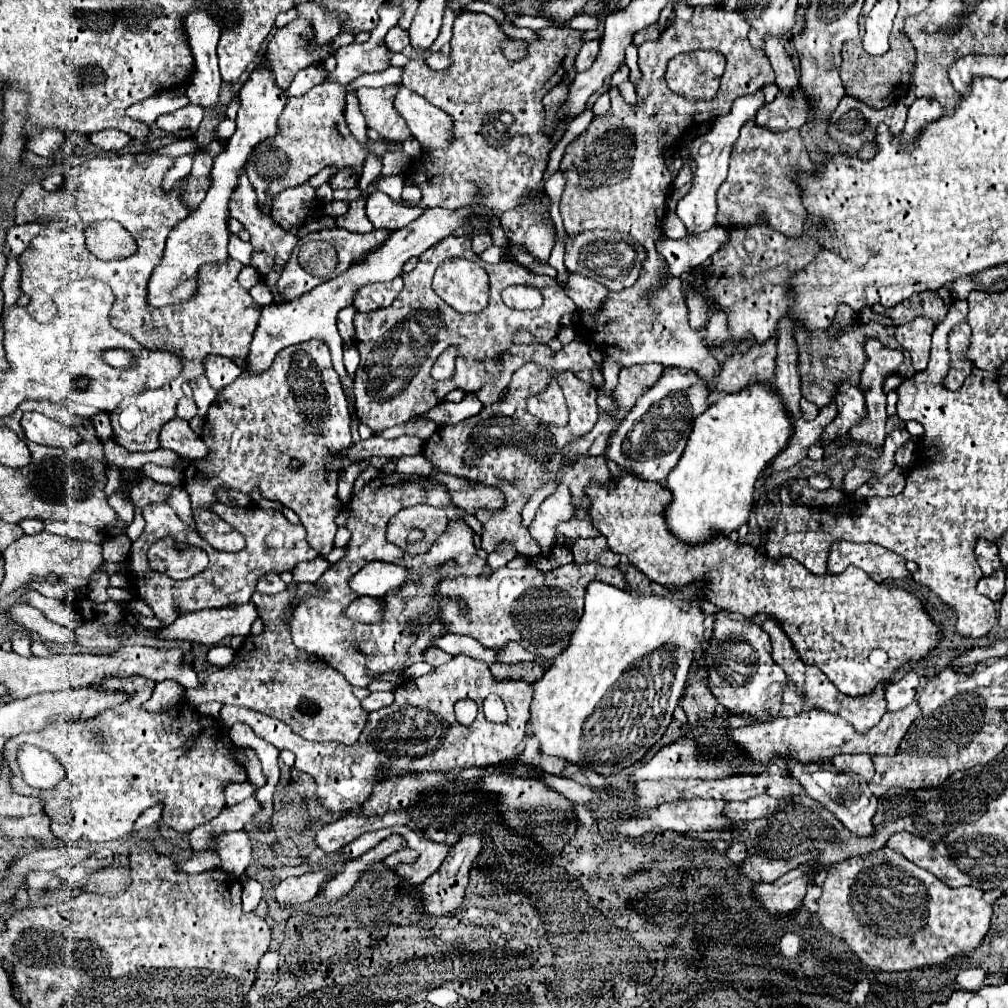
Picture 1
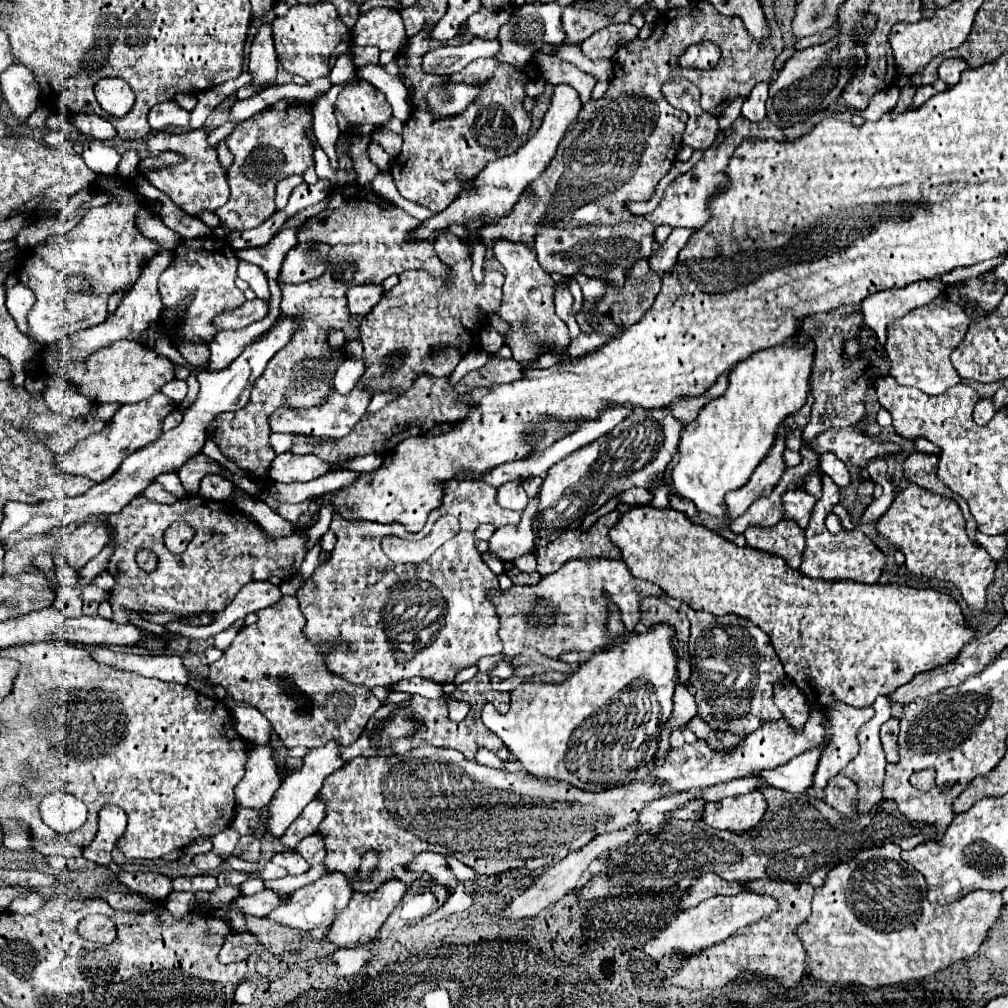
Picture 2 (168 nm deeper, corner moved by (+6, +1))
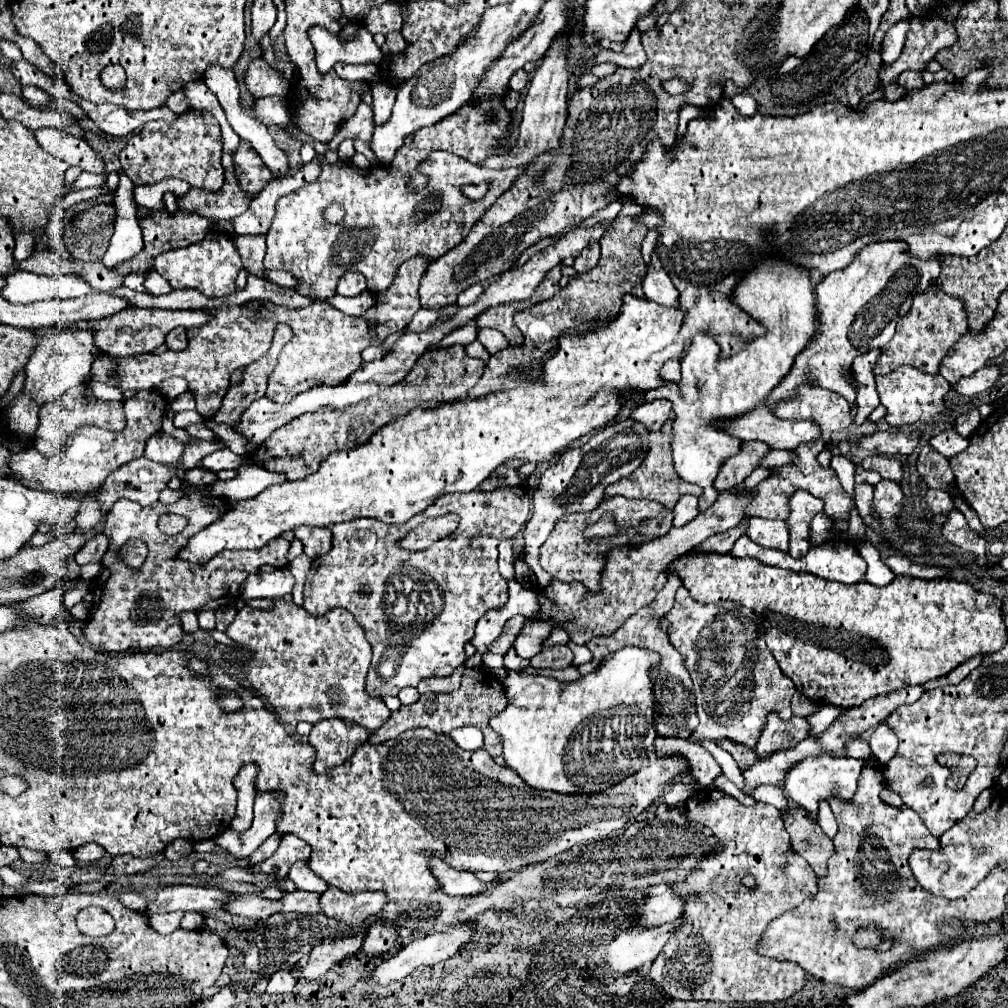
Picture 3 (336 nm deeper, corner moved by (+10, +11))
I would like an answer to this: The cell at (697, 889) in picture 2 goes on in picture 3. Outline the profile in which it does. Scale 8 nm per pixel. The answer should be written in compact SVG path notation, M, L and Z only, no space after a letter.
M666 886L662 894L650 896L648 902L644 904L640 914L640 926L662 924L666 920L678 918L684 912L686 902L688 902L688 896L676 896L672 892L672 886Z

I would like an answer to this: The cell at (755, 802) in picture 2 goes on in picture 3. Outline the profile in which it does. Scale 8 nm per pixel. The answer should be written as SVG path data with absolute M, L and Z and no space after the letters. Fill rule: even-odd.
M704 788L686 802L686 816L708 826L720 838L722 846L716 848L710 854L712 860L704 860L694 870L694 874L672 884L678 894L690 896L684 908L684 914L688 918L684 928L670 938L662 954L654 960L650 978L660 984L666 994L682 1000L714 1000L728 1002L730 1006L740 1006L746 1002L778 1002L790 998L804 984L804 968L800 968L800 964L776 962L772 958L754 958L758 956L756 944L760 942L760 936L764 934L764 928L768 928L770 920L796 908L804 898L816 894L816 874L800 856L792 854L790 836L782 826L780 812L770 804L756 802L754 806L744 806L722 790ZM744 876L754 876L754 890L744 888Z

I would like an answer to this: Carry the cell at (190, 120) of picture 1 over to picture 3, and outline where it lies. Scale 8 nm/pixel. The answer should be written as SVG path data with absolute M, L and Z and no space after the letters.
M180 90L180 92L174 92L168 100L166 100L166 106L172 110L172 112L186 112L188 110L188 100L186 100L186 96L184 96L184 92Z

